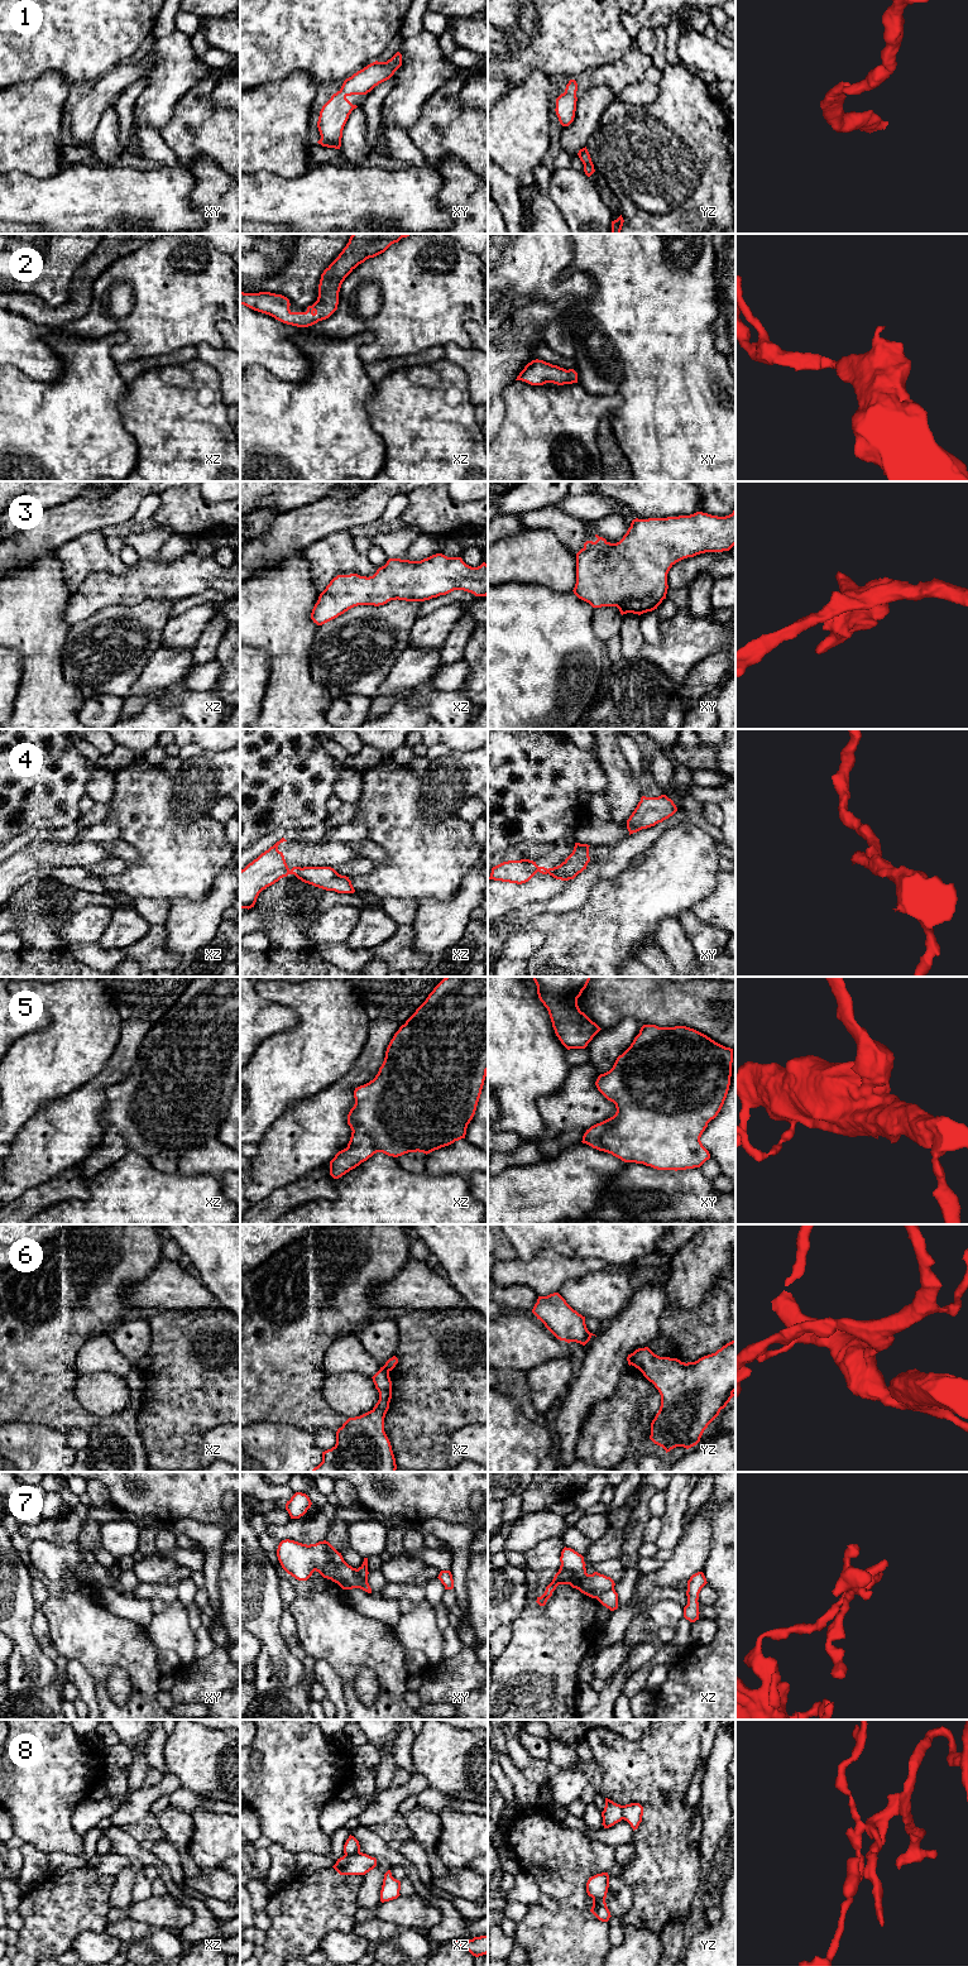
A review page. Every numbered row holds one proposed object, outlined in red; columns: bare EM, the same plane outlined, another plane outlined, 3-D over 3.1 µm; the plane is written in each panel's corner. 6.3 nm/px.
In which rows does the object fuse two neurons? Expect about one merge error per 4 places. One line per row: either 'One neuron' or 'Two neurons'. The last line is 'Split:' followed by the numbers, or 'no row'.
1: One neuron
2: One neuron
3: One neuron
4: Two neurons
5: One neuron
6: Two neurons
7: Two neurons
8: Two neurons
Split: 4, 6, 7, 8

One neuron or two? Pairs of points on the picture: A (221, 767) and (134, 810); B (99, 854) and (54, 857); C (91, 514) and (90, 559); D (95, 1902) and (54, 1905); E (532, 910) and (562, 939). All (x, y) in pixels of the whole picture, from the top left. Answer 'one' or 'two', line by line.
A: two
B: one
C: two
D: one
E: two

